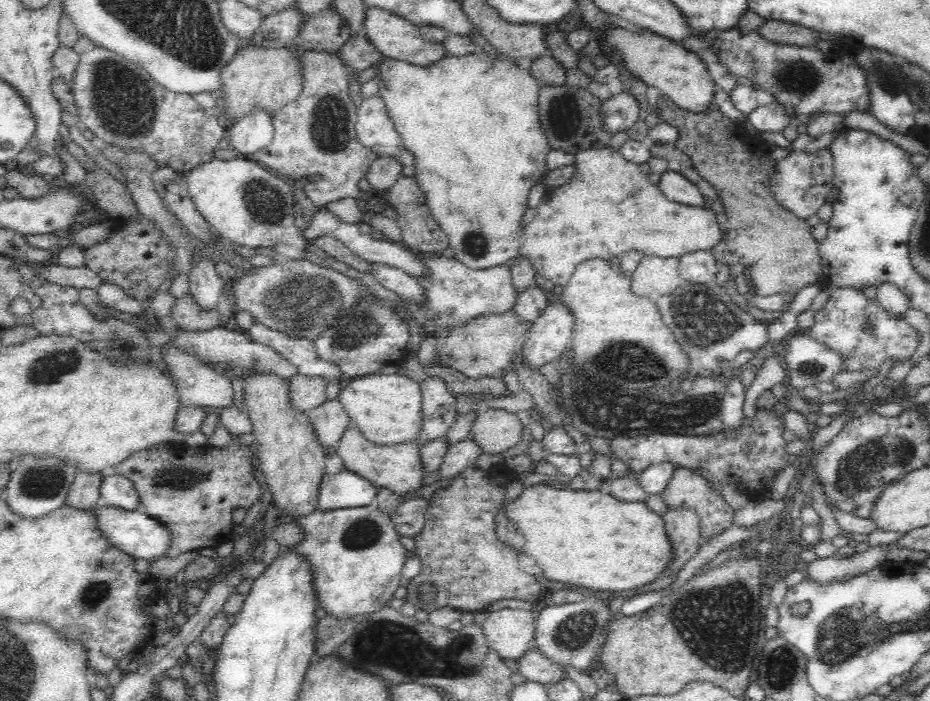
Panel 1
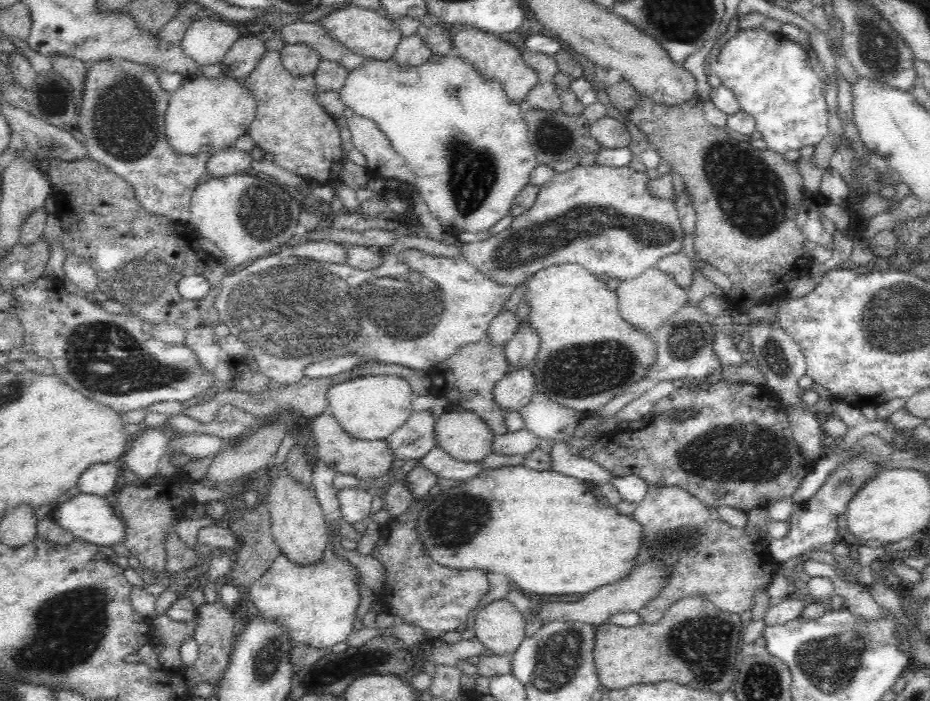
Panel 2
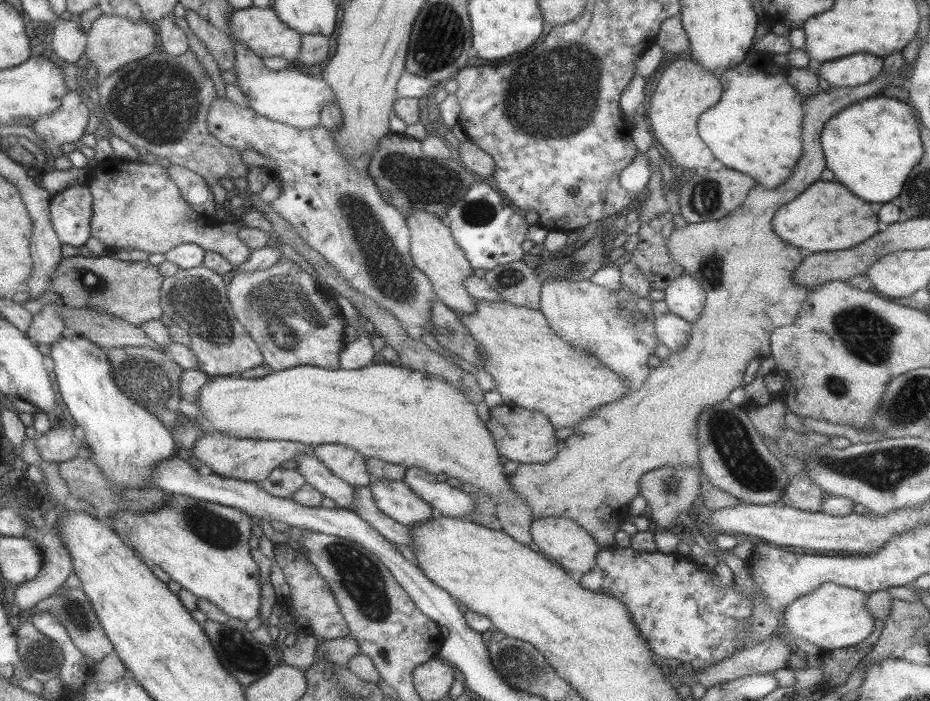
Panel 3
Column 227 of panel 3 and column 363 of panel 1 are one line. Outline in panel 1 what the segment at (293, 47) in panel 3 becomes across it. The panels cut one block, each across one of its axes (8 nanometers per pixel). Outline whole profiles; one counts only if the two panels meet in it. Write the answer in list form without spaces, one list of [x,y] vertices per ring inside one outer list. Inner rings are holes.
[[[367,8],[363,16],[363,34],[376,47],[376,51],[388,59],[405,61],[412,65],[428,66],[446,56],[441,43],[426,43],[420,28],[404,18],[390,14],[381,8]]]

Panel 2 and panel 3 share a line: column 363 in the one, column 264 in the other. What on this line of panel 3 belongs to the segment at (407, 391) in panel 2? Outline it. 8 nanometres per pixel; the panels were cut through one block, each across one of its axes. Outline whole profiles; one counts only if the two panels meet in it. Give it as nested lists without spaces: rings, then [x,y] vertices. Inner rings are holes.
[[[372,362],[355,370],[329,370],[318,366],[297,365],[272,371],[271,374],[255,379],[210,377],[209,382],[199,388],[195,404],[199,411],[184,418],[192,424],[197,423],[203,432],[208,432],[207,427],[203,426],[203,421],[207,420],[214,431],[229,437],[291,441],[314,447],[321,444],[342,444],[357,450],[364,457],[406,467],[419,467],[434,475],[445,474],[447,477],[456,478],[461,483],[468,483],[472,488],[479,488],[493,496],[497,504],[496,519],[504,534],[524,546],[532,541],[531,507],[509,487],[491,433],[478,417],[475,406],[441,376],[430,376],[425,372],[391,363]]]

